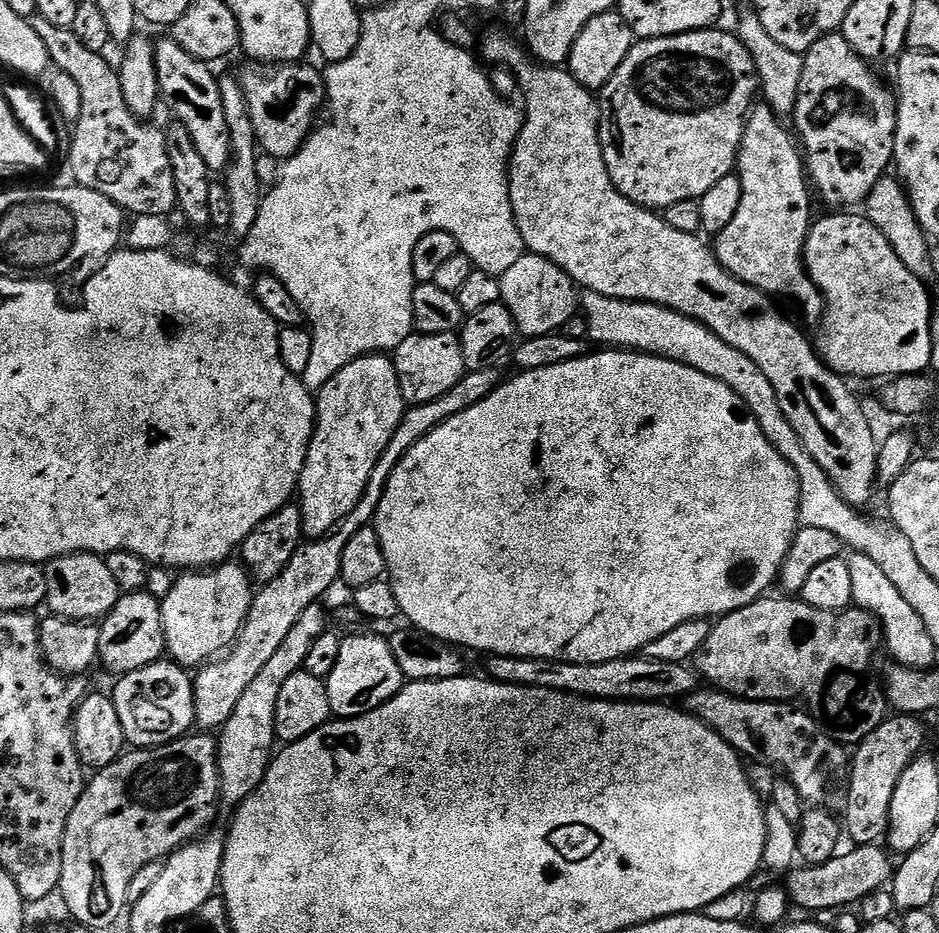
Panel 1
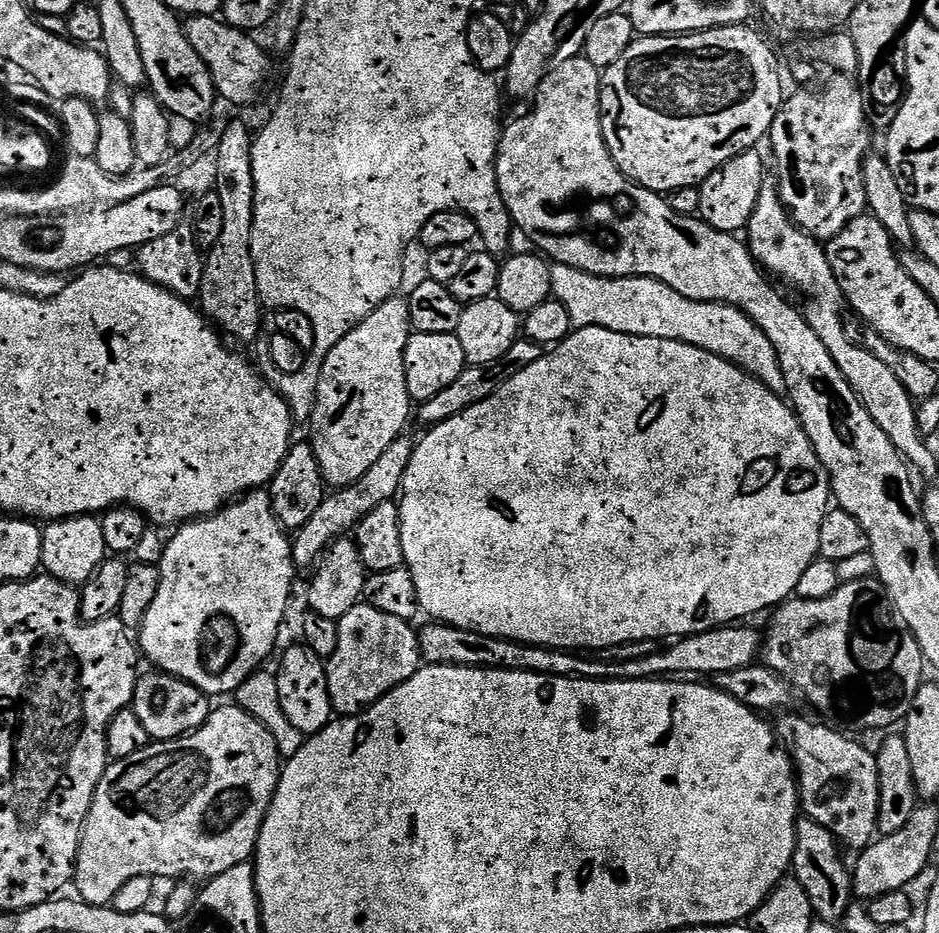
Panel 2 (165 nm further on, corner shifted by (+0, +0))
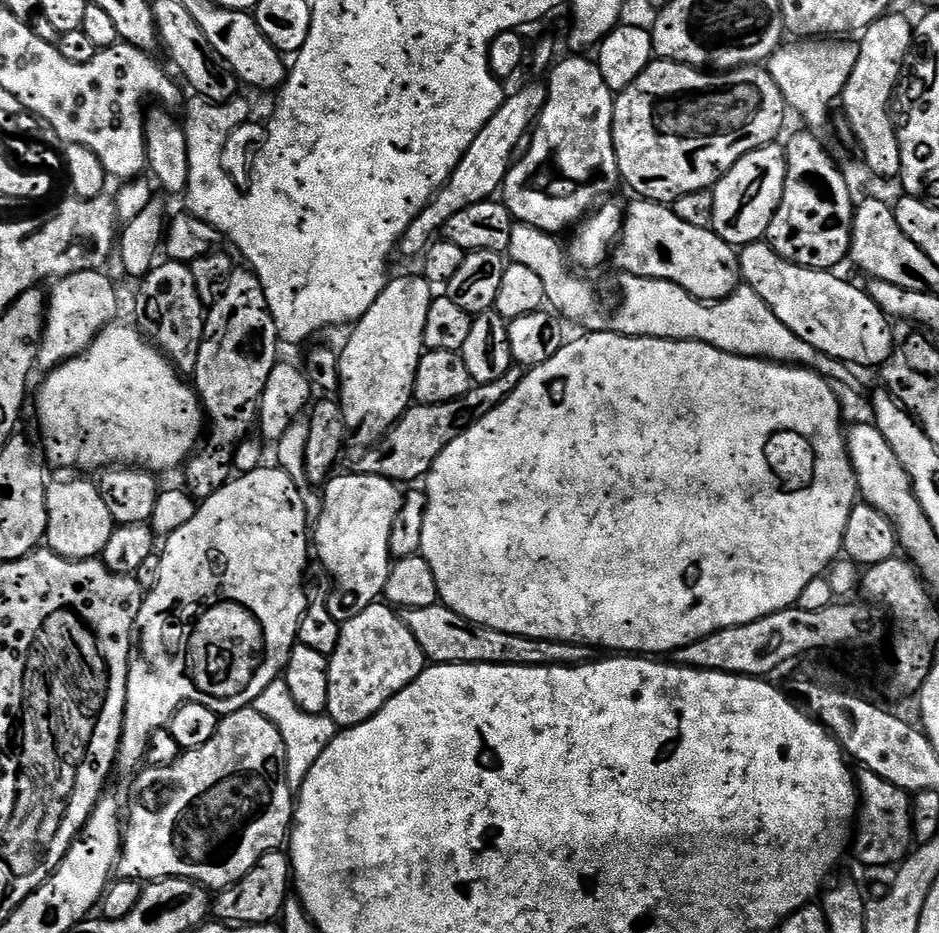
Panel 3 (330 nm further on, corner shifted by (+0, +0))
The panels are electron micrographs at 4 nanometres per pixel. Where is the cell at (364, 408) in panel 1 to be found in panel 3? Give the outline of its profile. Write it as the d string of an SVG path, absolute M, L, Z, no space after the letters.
M416 274L416 276L400 276L389 279L388 285L382 290L382 294L378 294L378 298L374 302L374 306L370 306L370 310L366 310L366 314L361 320L357 320L352 332L348 336L348 341L344 344L344 349L339 349L338 355L340 357L340 390L338 399L342 406L342 418L348 427L348 435L354 441L357 440L360 446L374 446L383 436L386 435L392 427L400 421L402 414L407 412L414 403L412 391L414 390L414 378L418 374L418 362L425 354L424 335L426 334L426 317L430 314L430 302L434 299L434 285L428 280L424 279L423 275Z

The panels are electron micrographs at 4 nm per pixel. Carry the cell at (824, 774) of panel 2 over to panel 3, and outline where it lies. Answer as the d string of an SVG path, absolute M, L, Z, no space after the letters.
M864 770L856 776L858 789L859 808L854 821L854 839L851 841L851 851L856 851L856 856L868 868L888 868L899 865L904 857L909 855L914 848L912 835L912 801L913 797L902 791L894 782L886 782L886 778L878 778L878 774Z

